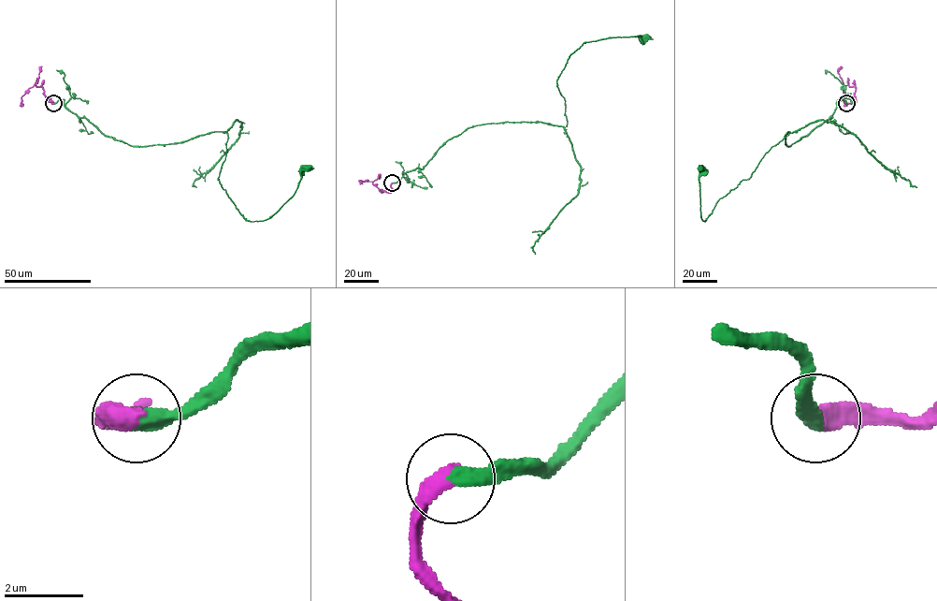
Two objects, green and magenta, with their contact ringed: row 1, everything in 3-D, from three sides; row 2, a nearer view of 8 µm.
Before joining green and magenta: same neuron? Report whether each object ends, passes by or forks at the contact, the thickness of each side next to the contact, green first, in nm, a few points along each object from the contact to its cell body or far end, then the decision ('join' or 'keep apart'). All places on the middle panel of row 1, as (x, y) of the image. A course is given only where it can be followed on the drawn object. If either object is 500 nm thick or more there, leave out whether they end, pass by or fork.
380 nm thick on the green side, 550 nm on the other; green runs (392, 183), (423, 168), (468, 127), (523, 122), (565, 127), (556, 80), (573, 52), (585, 42), (646, 36); magenta runs (392, 183), (391, 191), (382, 192), (371, 181), (361, 180), (361, 183); join

